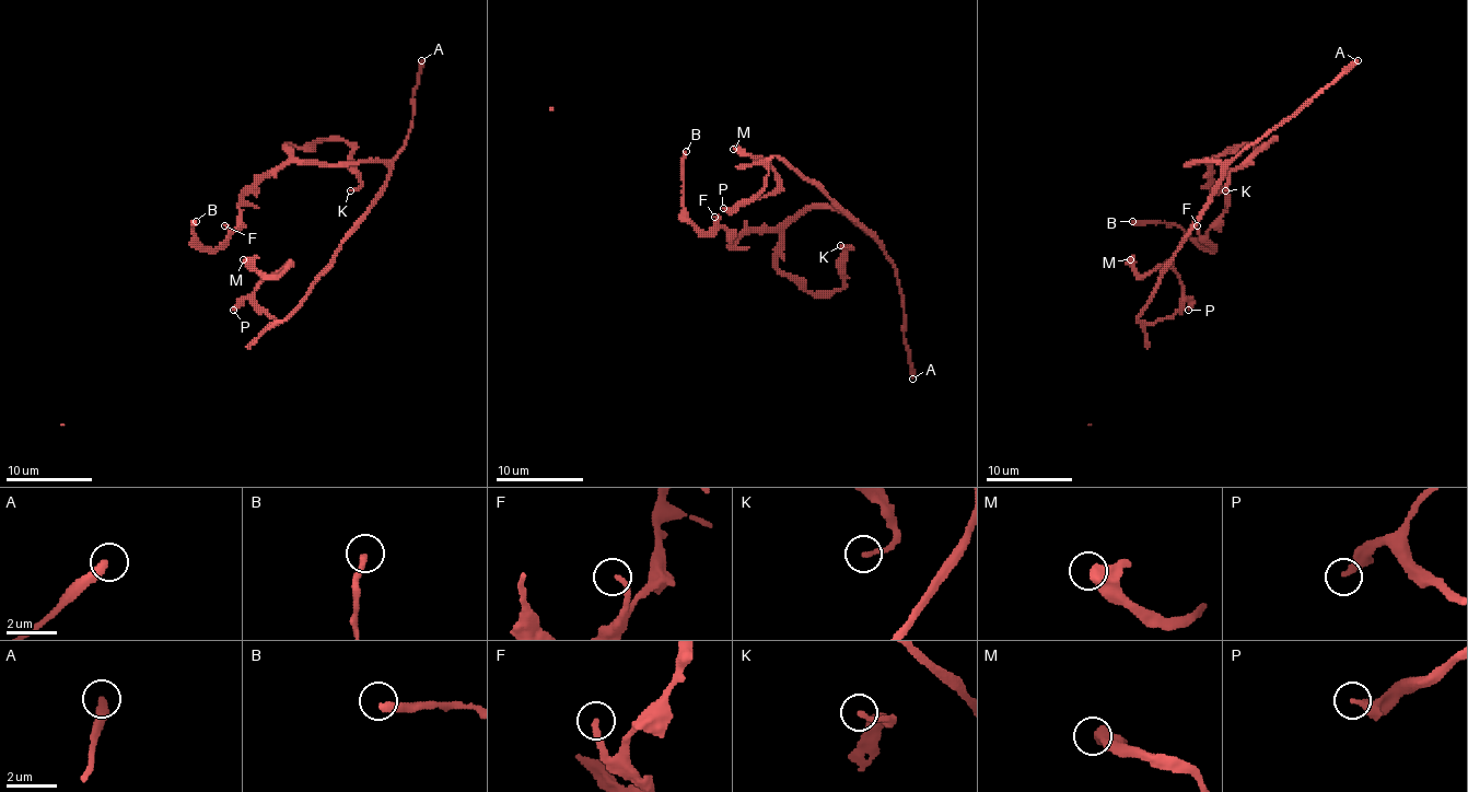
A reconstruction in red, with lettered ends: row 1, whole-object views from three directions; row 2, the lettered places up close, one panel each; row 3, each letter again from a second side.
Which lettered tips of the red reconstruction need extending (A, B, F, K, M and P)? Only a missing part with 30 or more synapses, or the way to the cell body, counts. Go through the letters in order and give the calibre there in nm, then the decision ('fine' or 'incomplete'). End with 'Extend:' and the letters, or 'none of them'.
A: calibre 380 nm; incomplete
B: calibre 260 nm; fine
F: calibre 200 nm; fine
K: calibre 180 nm; fine
M: calibre 380 nm; fine
P: calibre 280 nm; fine
Extend: A

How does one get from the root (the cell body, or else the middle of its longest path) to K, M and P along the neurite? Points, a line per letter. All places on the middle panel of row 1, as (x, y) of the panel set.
K: (855, 221), (880, 241), (836, 210), (805, 208), (783, 230), (777, 267), (834, 293), (851, 249), (840, 245)
M: (855, 221), (775, 155), (764, 186), (744, 201), (768, 195), (777, 186), (777, 173), (733, 149)
P: (855, 221), (818, 186), (775, 155), (768, 162), (764, 186), (753, 197), (737, 206), (723, 208)

